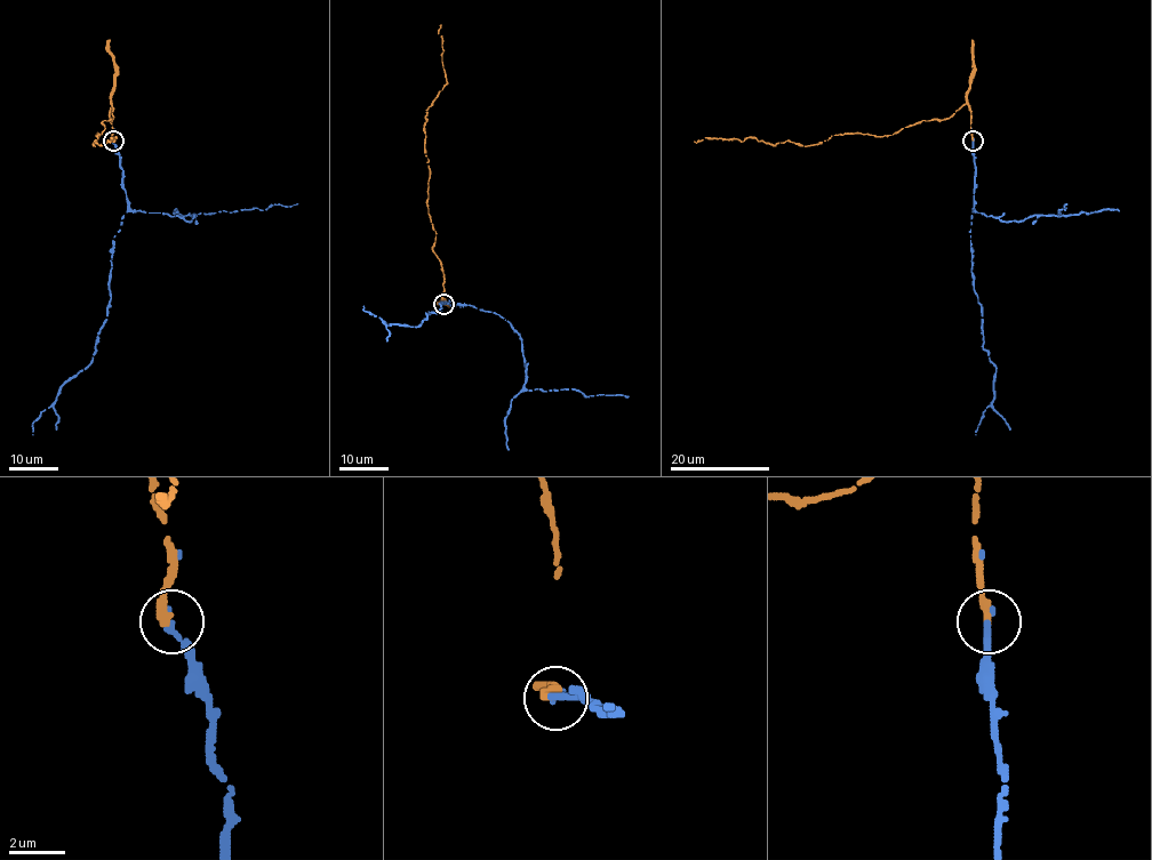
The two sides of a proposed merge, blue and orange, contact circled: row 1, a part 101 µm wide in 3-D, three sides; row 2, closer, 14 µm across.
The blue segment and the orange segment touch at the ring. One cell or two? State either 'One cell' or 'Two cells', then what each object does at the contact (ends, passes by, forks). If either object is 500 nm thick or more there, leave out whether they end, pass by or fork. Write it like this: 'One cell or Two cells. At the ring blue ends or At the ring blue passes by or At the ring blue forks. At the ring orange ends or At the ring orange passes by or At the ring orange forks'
One cell. At the ring blue ends. At the ring orange ends

